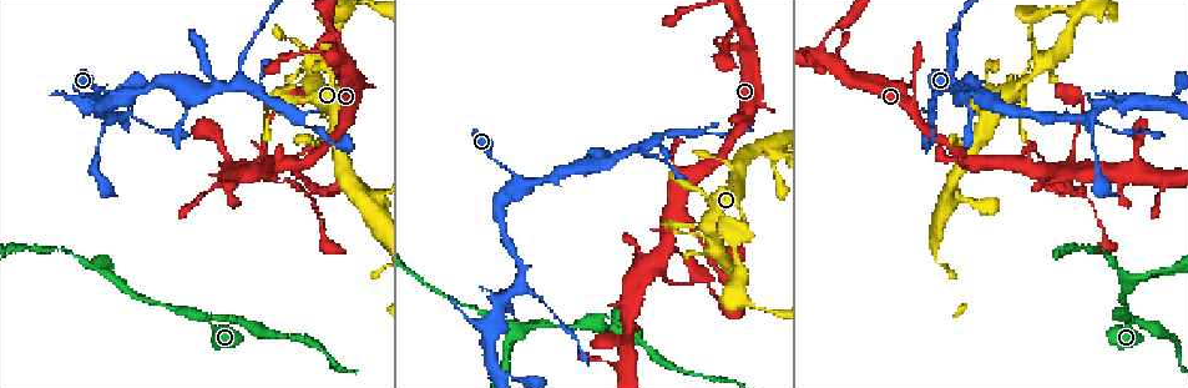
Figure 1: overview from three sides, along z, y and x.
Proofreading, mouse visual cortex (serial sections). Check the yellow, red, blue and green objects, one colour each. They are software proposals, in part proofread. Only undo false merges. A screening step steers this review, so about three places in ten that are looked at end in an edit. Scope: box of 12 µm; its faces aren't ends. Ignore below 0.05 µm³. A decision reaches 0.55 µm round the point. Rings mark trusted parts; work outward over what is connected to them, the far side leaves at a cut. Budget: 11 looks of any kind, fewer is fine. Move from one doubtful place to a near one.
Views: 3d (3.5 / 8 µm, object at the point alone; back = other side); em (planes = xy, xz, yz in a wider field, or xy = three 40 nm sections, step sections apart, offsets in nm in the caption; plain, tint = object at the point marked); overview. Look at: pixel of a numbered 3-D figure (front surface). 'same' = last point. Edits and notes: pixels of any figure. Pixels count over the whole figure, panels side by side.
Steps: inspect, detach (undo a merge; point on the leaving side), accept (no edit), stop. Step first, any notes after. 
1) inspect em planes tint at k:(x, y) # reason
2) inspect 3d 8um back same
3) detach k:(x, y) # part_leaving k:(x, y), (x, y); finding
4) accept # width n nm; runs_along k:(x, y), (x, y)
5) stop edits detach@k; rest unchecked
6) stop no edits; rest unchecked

inspect 3d 3.5um at 1:(636, 148) # sharp bend

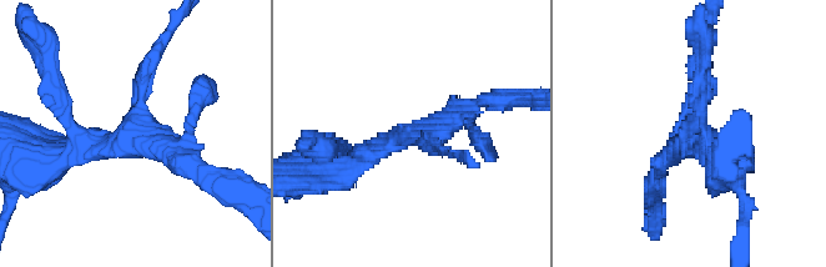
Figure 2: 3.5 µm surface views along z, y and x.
inspect em xy step 1 tint at 2:(691, 143) # arms 3; arm_widths 150, 250, 300 nm

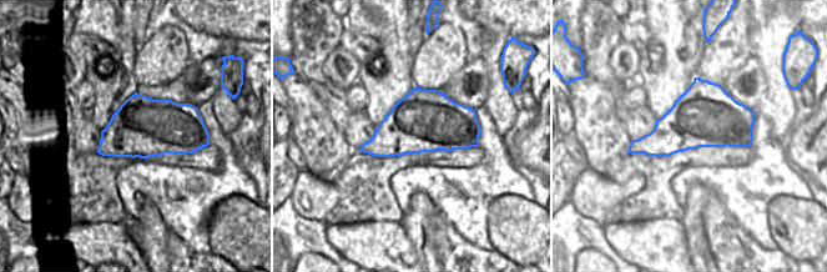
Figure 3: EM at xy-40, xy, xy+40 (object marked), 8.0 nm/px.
inspect em planes tint same

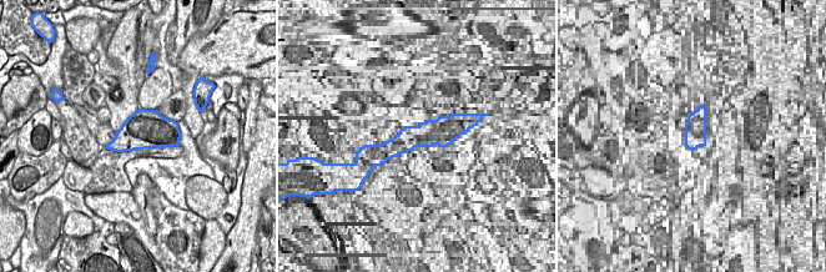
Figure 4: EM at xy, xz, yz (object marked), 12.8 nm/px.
accept # width 500 nm; runs_along 2:(336, 170), (478, 102); all the same cell

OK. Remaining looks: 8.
inspect 3d 3.5um at 1:(712, 230) # narrows sharply

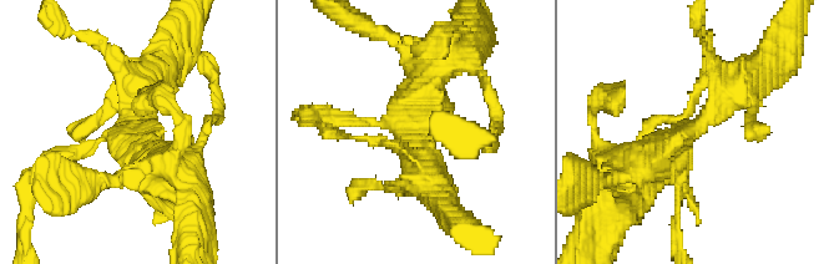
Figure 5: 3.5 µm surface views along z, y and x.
accept # arms 3; runs_along 5:(625, 167), (656, 158), (758, 75); one cell here

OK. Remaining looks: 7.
inspect 3d 3.5um back at 1:(509, 293)

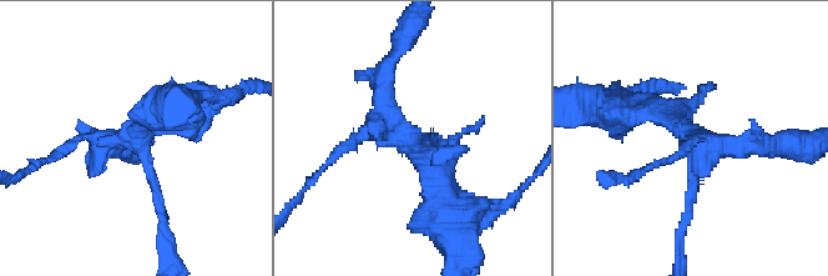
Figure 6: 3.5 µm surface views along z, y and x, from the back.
inspect em xy step 1 tint at 6:(128, 137) # need the tissue

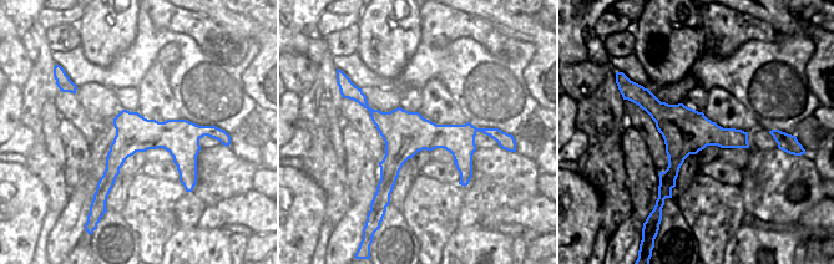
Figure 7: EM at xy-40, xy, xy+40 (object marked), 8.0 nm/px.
accept # width 360 nm; runs_along 6:(389, 66), (385, 120), (439, 161), (443, 200); all the same cell

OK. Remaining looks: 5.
inspect 3d 3.5um at 1:(524, 326) # side arm on a straight run

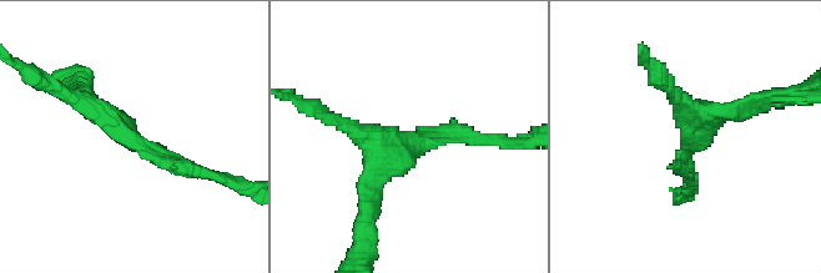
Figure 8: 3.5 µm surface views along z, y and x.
inspect em xy step 2 tint at 8:(405, 142) # arms 3; arm_widths 200, 200, 200 nm

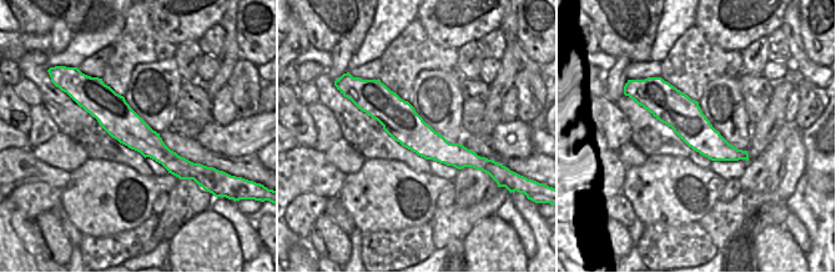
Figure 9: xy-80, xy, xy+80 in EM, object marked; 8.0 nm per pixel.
inspect em xy step 1 tint same

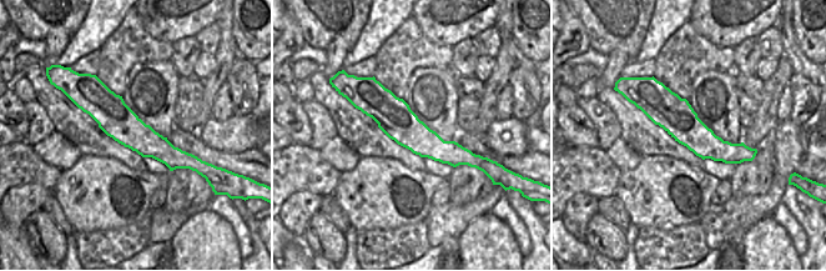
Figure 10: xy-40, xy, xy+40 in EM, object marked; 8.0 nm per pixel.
accept # runs_along 8:(197, 171), (159, 163), (90, 105); all the same cell

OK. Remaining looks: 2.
stop no edits; rest unchecked

